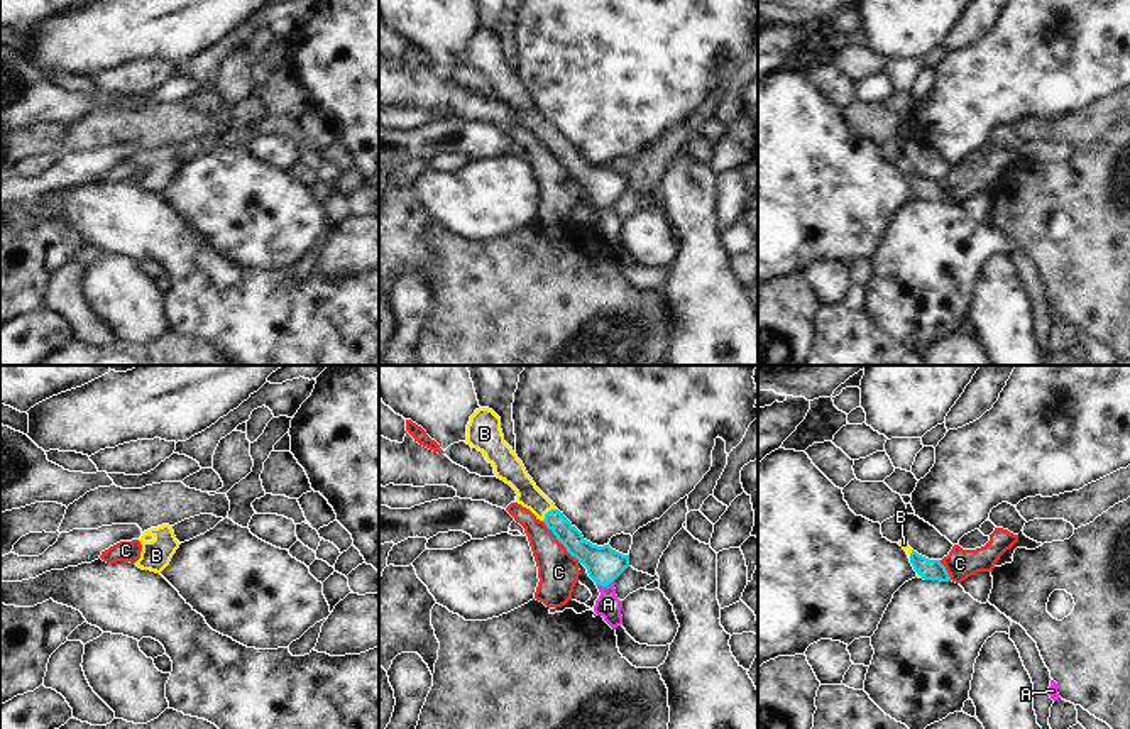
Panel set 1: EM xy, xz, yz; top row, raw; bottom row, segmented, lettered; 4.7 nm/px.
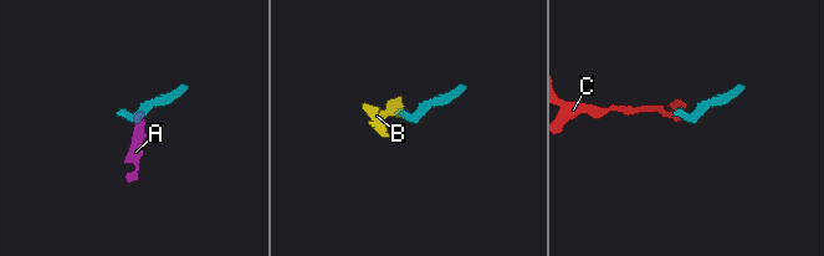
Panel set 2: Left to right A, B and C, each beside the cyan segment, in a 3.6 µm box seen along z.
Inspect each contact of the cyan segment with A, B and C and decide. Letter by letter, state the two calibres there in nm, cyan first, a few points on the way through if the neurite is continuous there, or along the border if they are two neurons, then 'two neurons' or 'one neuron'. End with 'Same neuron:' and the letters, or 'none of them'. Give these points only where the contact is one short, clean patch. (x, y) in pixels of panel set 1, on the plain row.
A: 170 nm thick on the cyan side, 120 nm on the other; runs through xz (604, 186), (604, 207), (608, 225); one neuron
B: 100 nm thick on the cyan side, 120 nm on the other; runs through xz (567, 156), (547, 134), (513, 93); one neuron
C: 170 nm thick on the cyan side, 190 nm on the other; border along xz (542, 142), (579, 183); two neurons
Same neuron: A, B

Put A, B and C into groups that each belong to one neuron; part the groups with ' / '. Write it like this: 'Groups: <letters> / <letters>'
Groups: A B / C.

